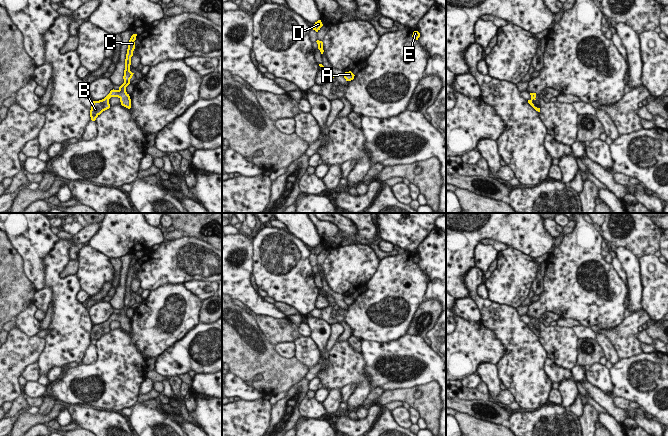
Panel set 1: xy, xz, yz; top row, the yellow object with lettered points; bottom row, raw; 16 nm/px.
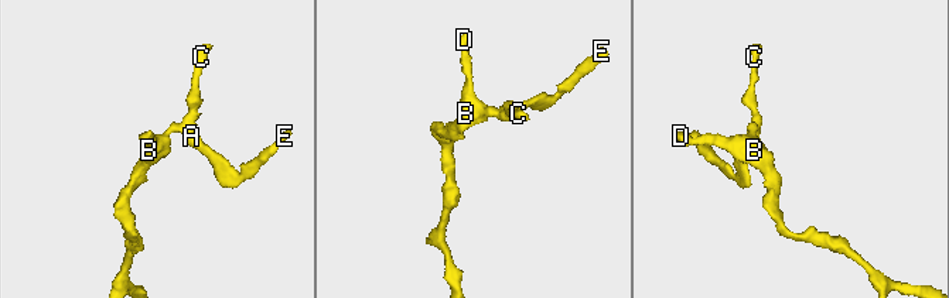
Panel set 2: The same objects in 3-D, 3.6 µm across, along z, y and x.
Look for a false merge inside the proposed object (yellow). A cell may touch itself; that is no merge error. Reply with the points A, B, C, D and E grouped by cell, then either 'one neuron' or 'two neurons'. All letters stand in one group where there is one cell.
A B C D E | one neuron

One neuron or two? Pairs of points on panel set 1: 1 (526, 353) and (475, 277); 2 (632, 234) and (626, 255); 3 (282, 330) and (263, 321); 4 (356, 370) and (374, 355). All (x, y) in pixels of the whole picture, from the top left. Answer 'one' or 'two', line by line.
1: one
2: two
3: one
4: two

